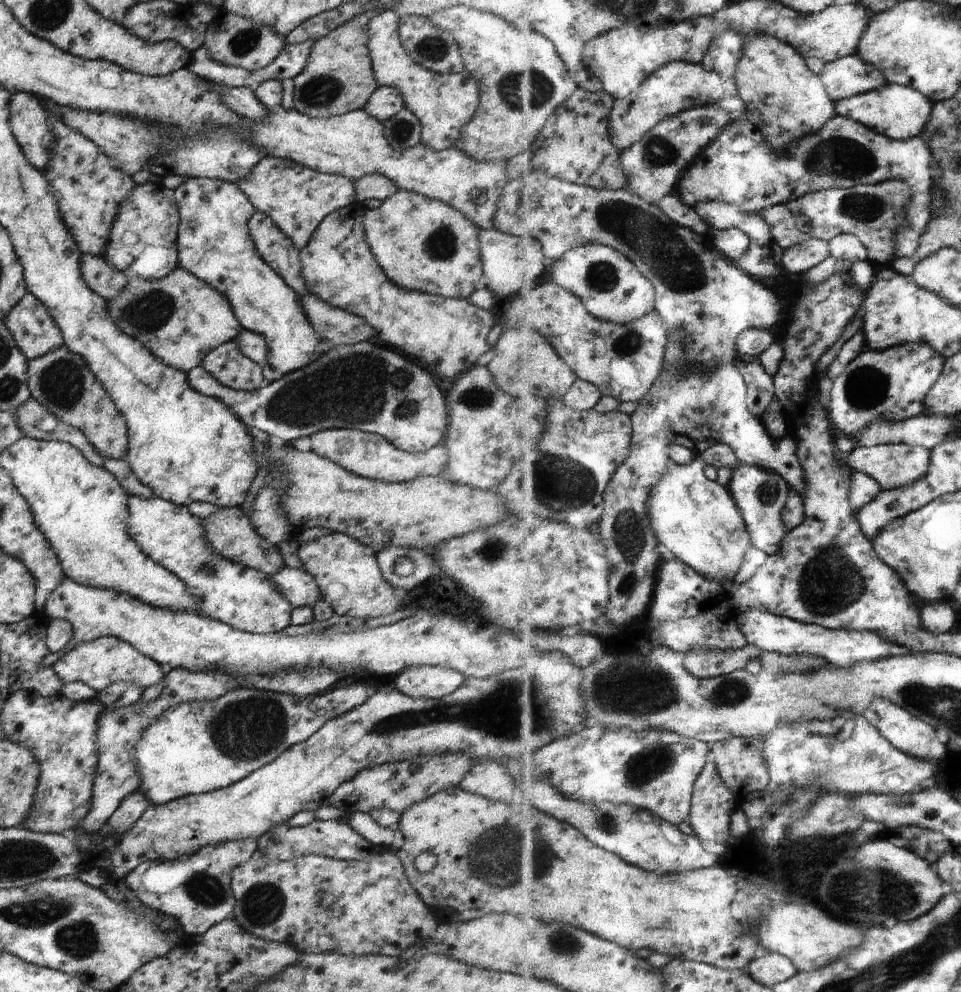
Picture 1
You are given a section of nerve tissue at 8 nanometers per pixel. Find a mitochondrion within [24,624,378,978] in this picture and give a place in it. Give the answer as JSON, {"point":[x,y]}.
{"point":[243,730]}

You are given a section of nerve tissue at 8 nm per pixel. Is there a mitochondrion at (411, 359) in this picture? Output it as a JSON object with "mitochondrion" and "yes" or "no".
{"mitochondrion":"no"}

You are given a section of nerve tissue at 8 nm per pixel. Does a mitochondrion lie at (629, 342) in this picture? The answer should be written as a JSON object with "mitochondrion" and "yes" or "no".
{"mitochondrion":"yes"}

